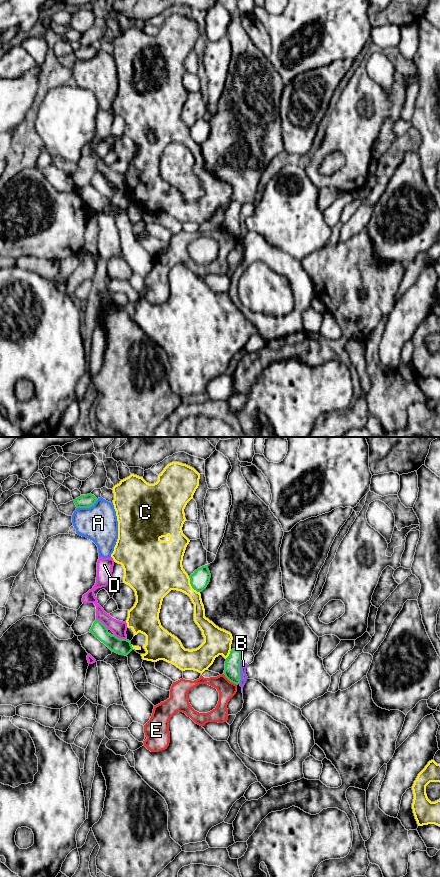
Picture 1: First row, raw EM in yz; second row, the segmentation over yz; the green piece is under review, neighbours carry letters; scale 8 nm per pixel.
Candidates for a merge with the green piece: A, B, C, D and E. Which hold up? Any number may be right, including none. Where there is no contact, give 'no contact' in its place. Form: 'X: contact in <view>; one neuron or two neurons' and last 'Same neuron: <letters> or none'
A: contact in yz; two neurons
B: contact in yz; two neurons
C: contact in yz; two neurons
D: contact in yz; two neurons
E: contact in yz; two neurons
Same neuron: none

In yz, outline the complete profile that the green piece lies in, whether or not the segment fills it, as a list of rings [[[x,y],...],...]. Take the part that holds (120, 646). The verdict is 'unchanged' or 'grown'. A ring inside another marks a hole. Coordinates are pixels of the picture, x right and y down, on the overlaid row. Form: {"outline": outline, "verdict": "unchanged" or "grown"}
{"outline": [[[96,619],[94,621],[90,633],[103,642],[111,651],[119,655],[127,656],[133,650],[131,641],[109,634],[107,627],[100,620]]], "verdict": "unchanged"}

